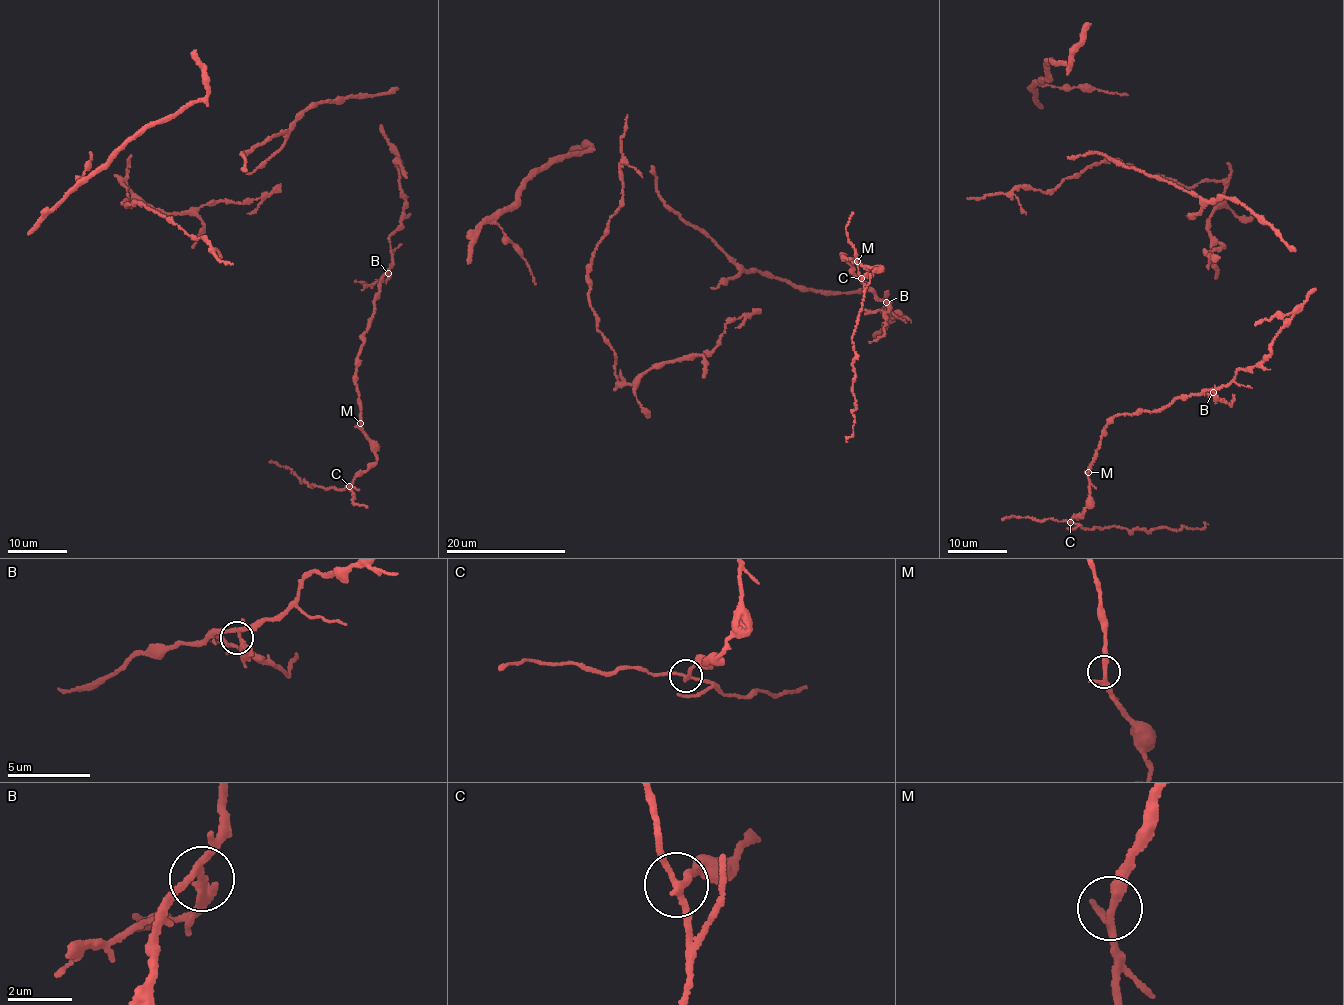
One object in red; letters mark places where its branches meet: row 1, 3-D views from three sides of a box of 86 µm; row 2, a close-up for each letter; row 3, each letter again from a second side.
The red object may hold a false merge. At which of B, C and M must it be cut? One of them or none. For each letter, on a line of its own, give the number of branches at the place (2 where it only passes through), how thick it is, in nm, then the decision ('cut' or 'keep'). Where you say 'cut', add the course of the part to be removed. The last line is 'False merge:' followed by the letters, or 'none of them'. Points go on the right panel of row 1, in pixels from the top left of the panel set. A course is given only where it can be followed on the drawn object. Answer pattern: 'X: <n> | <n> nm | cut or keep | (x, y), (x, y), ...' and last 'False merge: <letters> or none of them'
B: 3 | 200 nm | keep
C: 3 | 190 nm | cut | (1070, 521), (1084, 528), (1148, 531), (1187, 526), (1196, 529), (1208, 524)
M: 3 | 220 nm | keep
False merge: C

